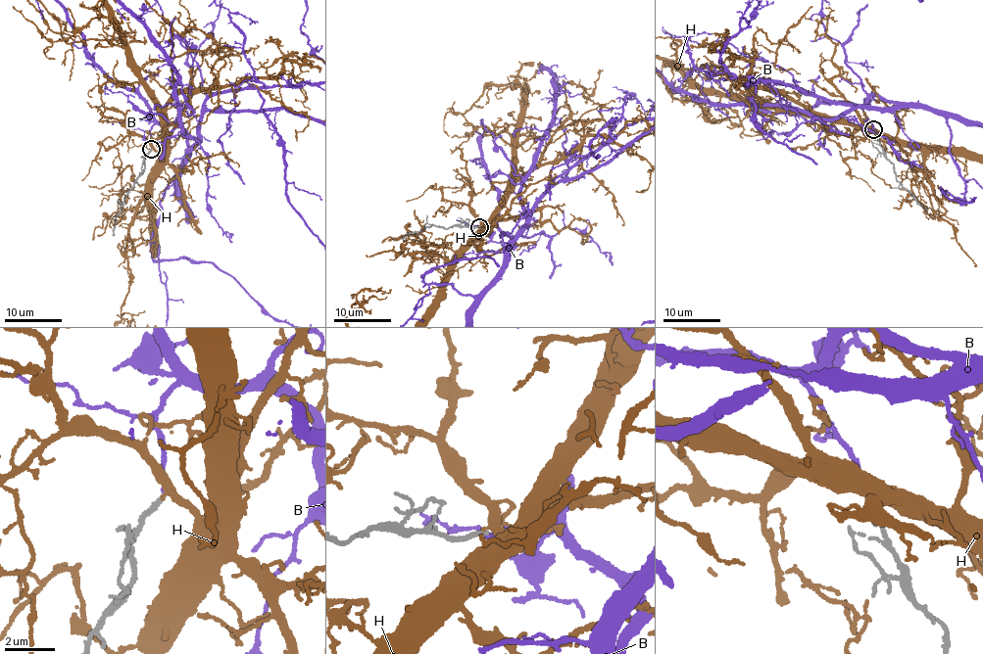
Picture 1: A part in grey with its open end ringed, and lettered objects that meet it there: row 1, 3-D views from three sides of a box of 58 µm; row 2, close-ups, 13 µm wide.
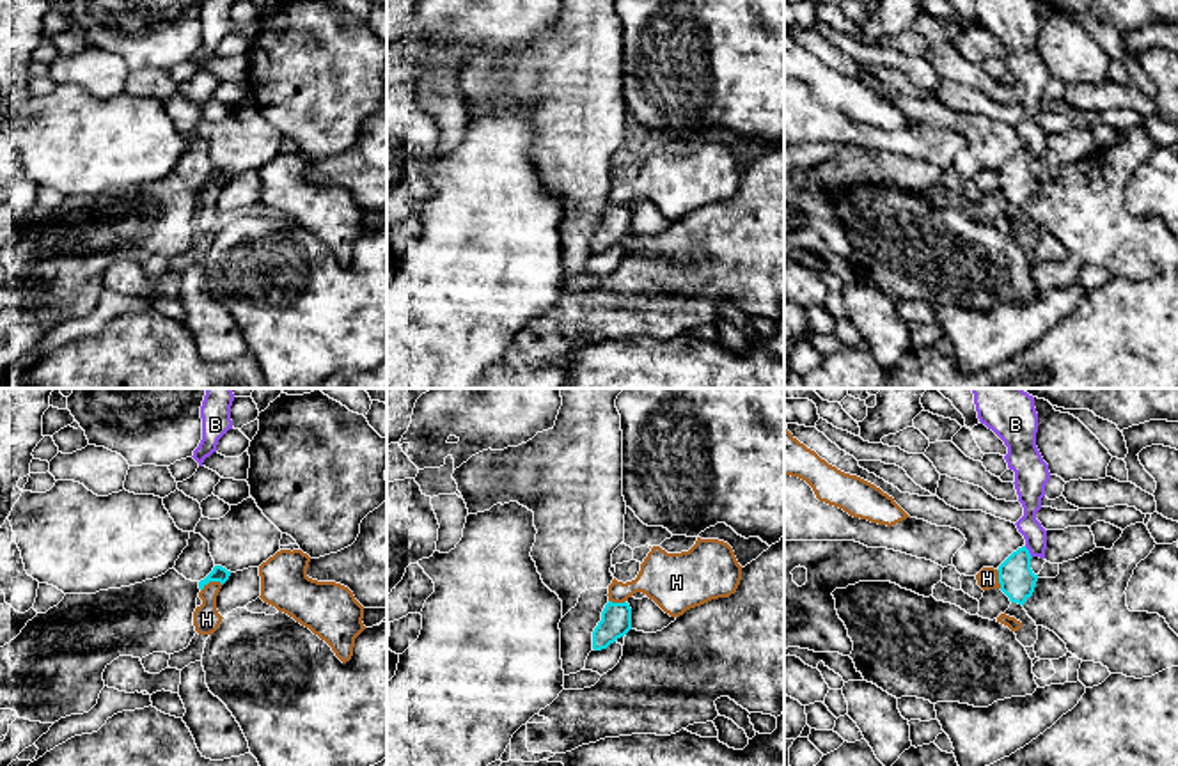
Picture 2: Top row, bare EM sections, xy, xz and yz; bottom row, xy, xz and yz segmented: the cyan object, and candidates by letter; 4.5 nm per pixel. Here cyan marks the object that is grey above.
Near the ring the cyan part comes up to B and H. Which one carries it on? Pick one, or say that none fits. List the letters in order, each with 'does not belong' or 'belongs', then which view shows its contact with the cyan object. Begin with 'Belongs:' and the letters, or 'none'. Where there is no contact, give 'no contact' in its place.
Belongs: B
B: belongs | yz
H: does not belong | xy

